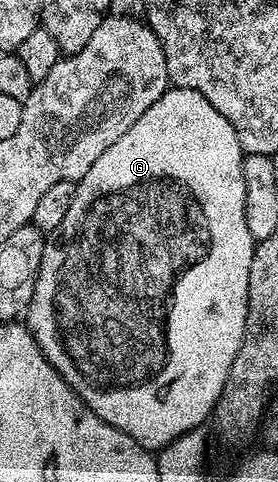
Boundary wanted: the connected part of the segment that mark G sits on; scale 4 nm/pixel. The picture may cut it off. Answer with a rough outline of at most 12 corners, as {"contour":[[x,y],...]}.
{"contour":[[171,86],[77,180],[24,322],[157,453],[248,317],[244,152]]}

